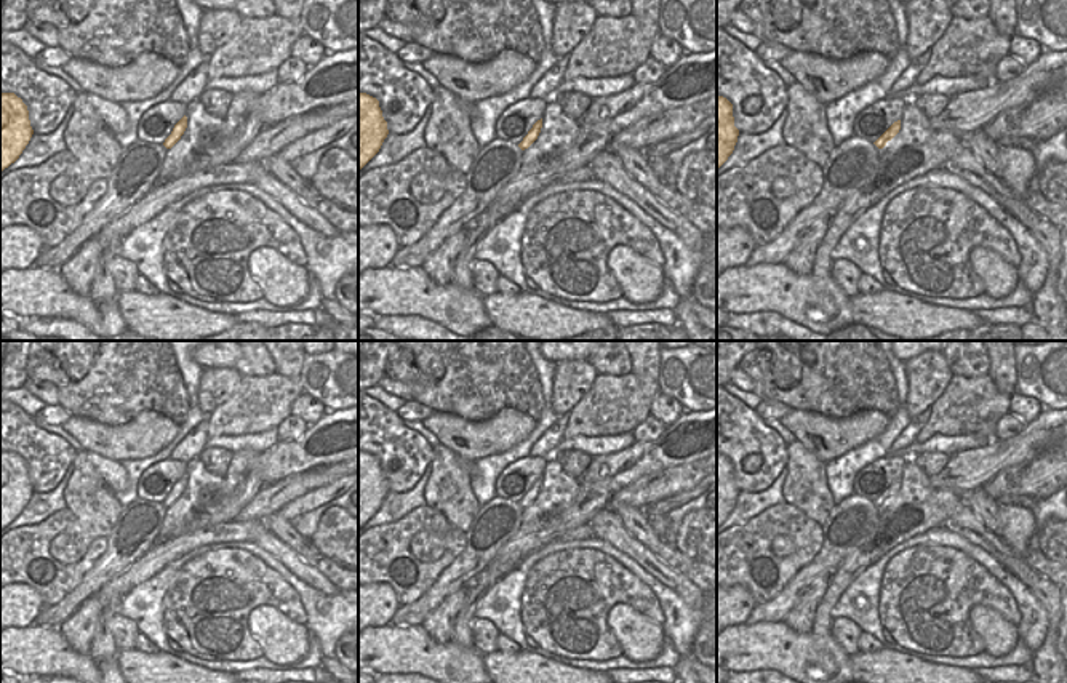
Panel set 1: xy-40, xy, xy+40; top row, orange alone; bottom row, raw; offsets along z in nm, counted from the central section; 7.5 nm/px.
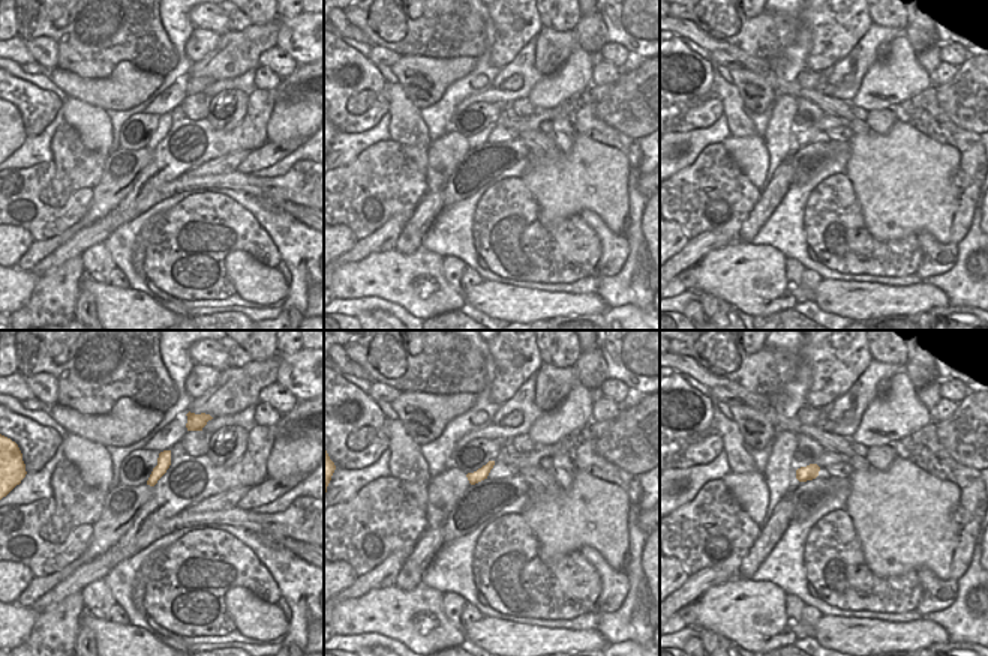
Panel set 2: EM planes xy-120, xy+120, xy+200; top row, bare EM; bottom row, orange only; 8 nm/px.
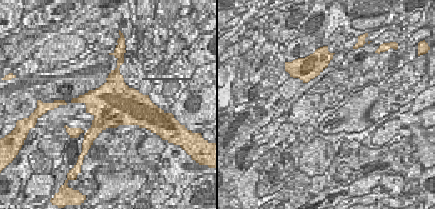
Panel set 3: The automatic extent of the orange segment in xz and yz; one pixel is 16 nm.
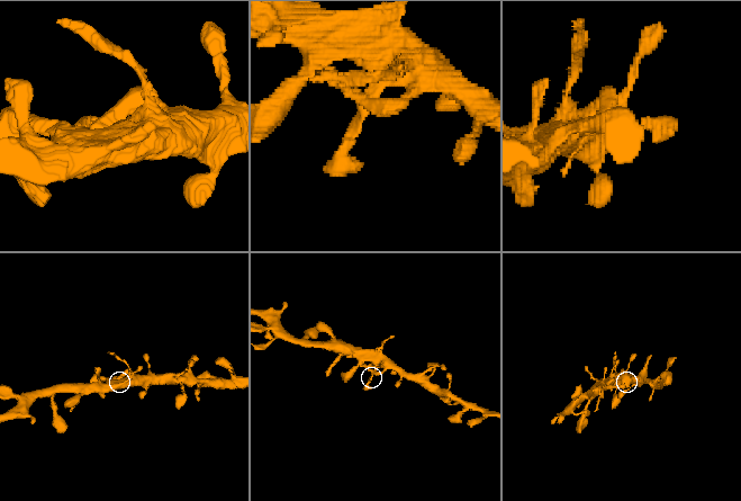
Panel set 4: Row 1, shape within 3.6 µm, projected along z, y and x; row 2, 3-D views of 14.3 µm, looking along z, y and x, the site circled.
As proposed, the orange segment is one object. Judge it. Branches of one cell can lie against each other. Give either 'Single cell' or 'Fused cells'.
Single cell.

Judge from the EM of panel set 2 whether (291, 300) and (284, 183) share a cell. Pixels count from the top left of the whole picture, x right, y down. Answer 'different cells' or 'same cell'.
different cells

